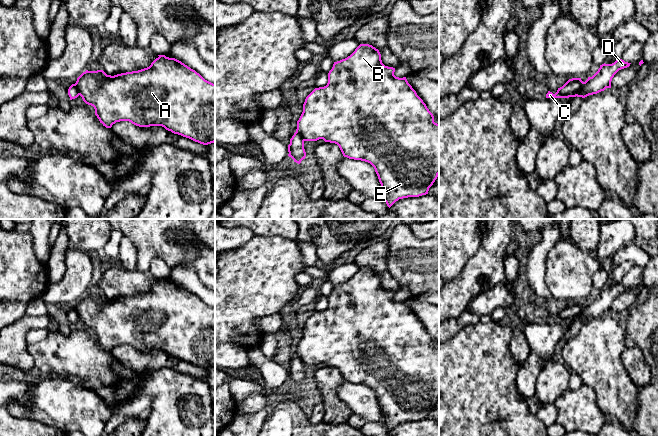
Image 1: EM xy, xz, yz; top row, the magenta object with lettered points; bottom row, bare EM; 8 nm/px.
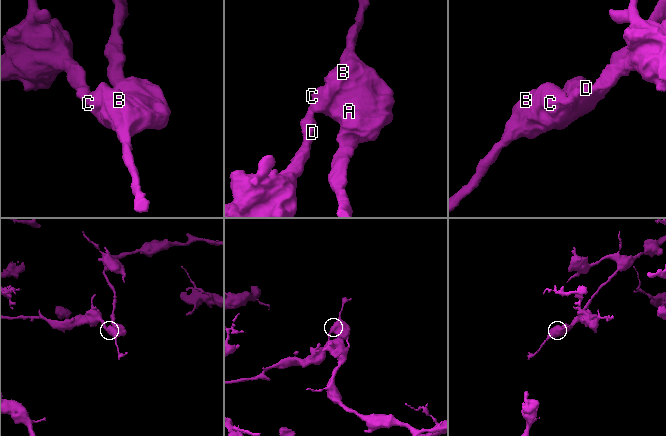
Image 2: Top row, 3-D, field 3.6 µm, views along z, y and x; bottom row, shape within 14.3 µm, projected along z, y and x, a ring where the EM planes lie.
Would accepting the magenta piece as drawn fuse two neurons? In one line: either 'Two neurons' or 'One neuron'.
Two neurons

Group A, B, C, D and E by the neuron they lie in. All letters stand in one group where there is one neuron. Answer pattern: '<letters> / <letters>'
A B C E / D

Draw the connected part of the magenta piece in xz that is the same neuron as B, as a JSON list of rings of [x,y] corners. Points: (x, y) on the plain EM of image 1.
[[[360,268],[350,280],[334,286],[332,293],[328,297],[328,307],[326,310],[315,312],[306,321],[303,328],[303,336],[297,345],[296,353],[304,365],[317,365],[323,363],[325,366],[337,368],[344,381],[370,387],[375,393],[384,416],[381,423],[386,426],[389,432],[399,423],[419,421],[428,418],[429,412],[439,399],[439,348],[434,346],[433,338],[408,307],[406,301],[396,301],[394,296],[395,292],[385,290],[382,287],[381,278],[378,273],[369,268]]]

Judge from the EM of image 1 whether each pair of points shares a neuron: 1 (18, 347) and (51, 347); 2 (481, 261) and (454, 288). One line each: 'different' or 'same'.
1: different
2: same

